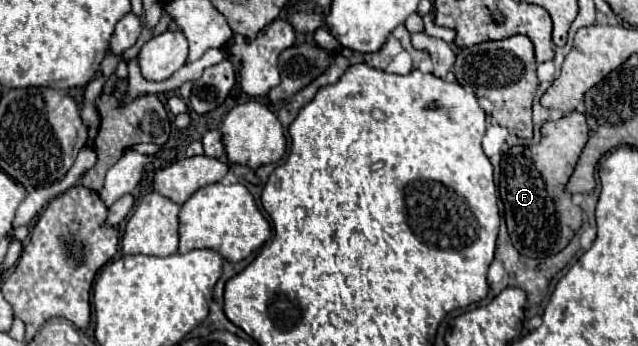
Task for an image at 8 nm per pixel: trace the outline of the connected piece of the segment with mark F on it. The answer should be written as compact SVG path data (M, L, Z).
M570 112L558 120L544 122L542 126L542 140L532 146L514 146L510 148L504 158L502 158L502 180L500 180L500 196L504 202L504 216L506 216L506 226L510 240L514 248L526 256L526 258L548 258L558 254L560 250L566 248L570 238L576 234L576 230L582 226L582 210L570 202L570 194L564 190L578 156L588 140L588 126L586 118L580 112Z

